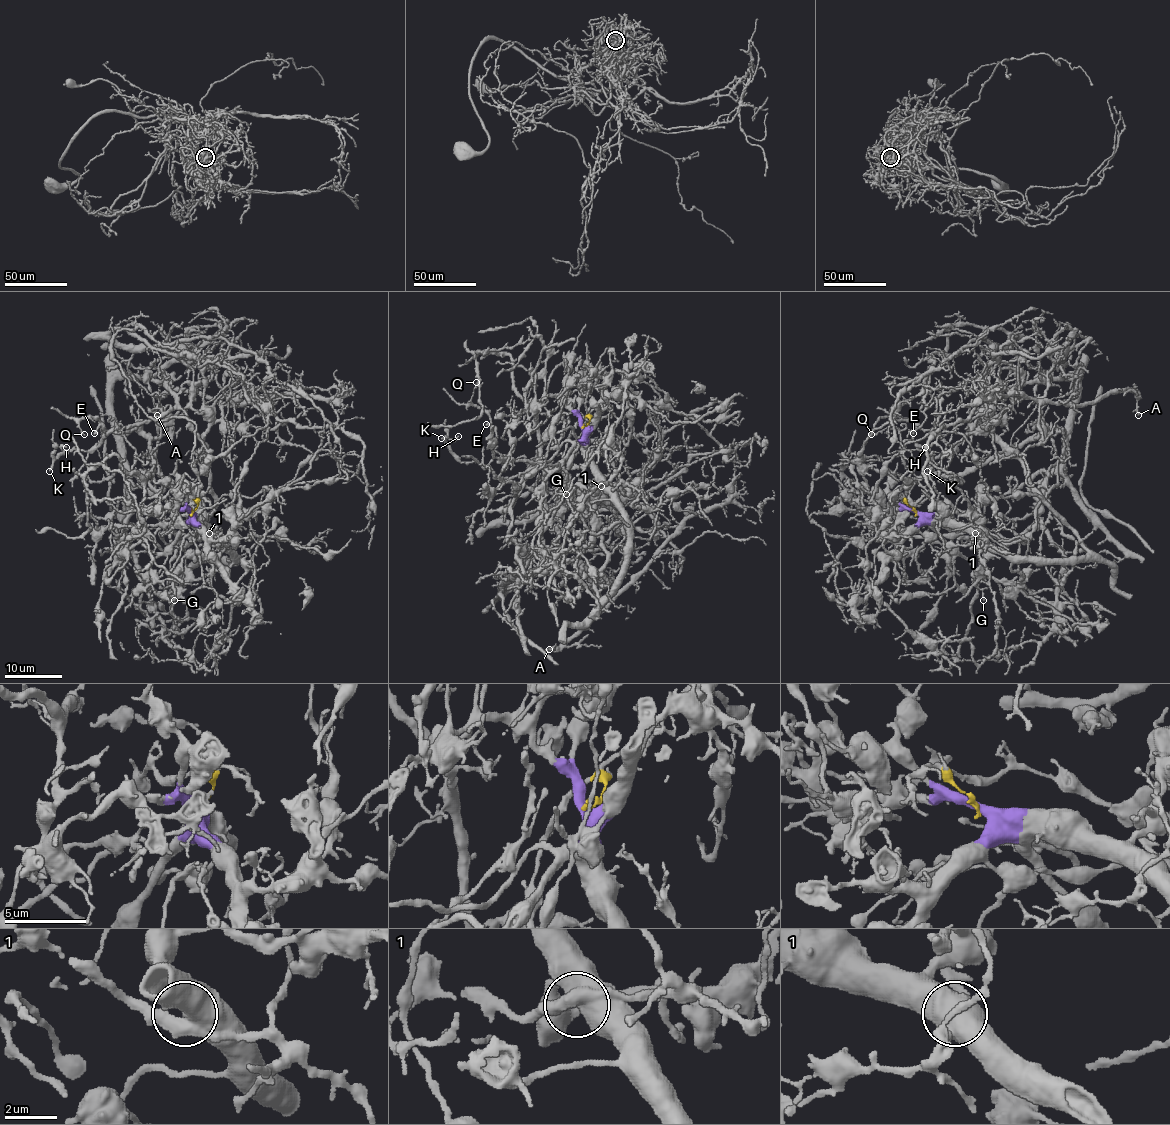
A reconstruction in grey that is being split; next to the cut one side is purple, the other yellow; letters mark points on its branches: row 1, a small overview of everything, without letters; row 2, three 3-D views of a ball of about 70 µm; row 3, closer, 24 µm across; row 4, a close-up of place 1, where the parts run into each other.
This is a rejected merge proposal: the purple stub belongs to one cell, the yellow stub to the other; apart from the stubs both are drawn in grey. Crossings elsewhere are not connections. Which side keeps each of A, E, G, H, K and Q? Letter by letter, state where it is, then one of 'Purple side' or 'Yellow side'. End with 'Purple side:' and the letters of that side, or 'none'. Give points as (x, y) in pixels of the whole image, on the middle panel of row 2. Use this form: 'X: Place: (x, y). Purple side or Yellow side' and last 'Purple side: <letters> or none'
A: Place: (549, 649). Purple side
E: Place: (486, 424). Yellow side
G: Place: (566, 494). Purple side
H: Place: (458, 436). Yellow side
K: Place: (441, 438). Yellow side
Q: Place: (476, 382). Yellow side
Purple side: A, G

